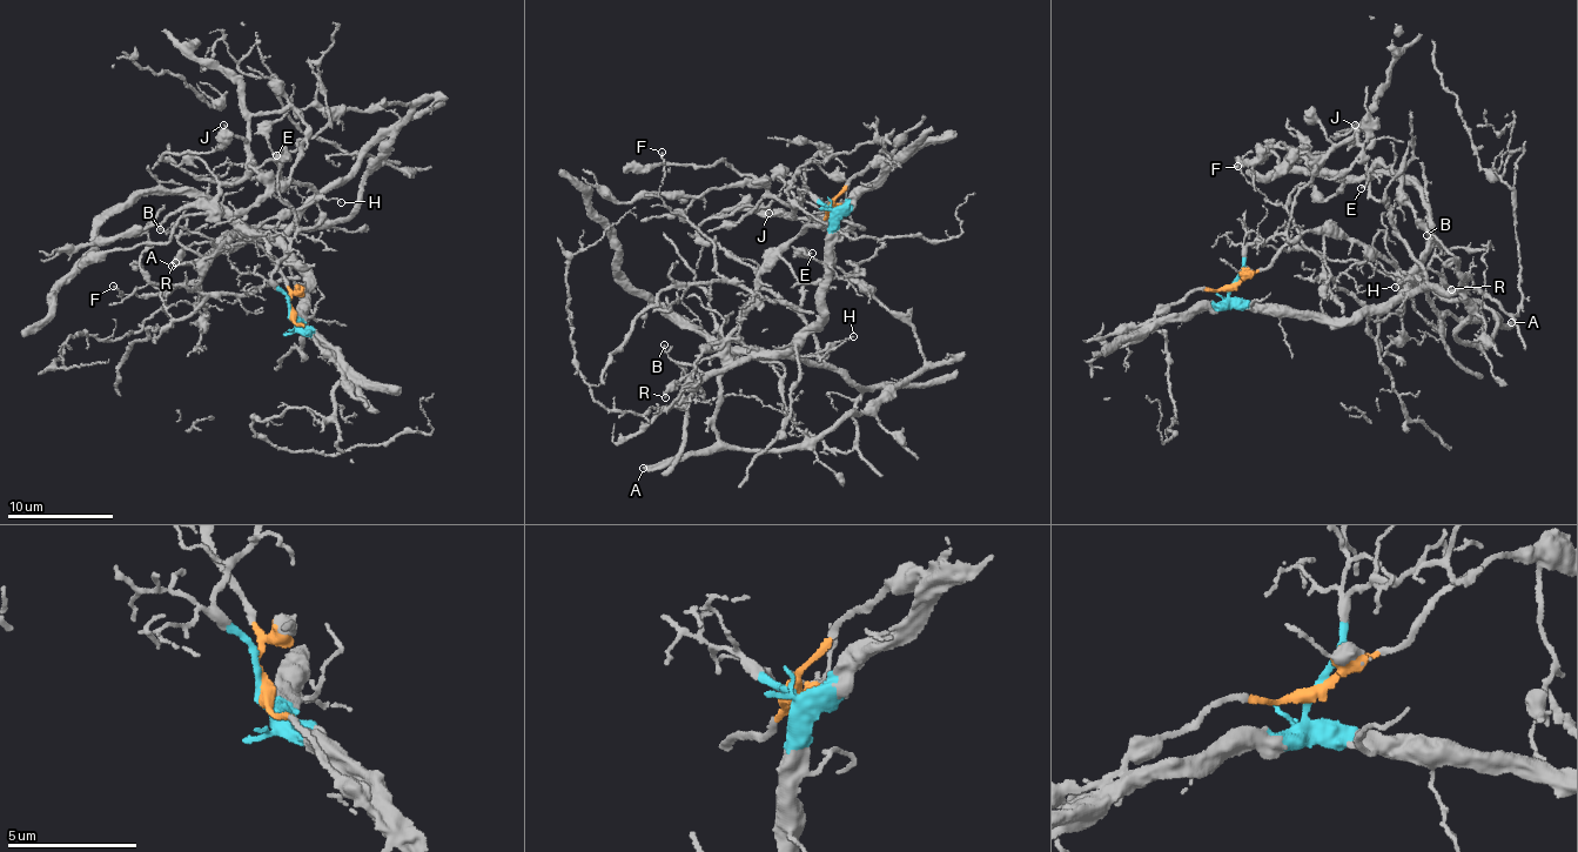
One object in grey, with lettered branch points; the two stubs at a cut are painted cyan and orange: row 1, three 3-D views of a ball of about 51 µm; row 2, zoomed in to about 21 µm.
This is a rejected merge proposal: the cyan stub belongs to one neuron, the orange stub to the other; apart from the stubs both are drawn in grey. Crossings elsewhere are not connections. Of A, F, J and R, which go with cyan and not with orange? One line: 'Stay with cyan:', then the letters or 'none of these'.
Stay with cyan: F, J

